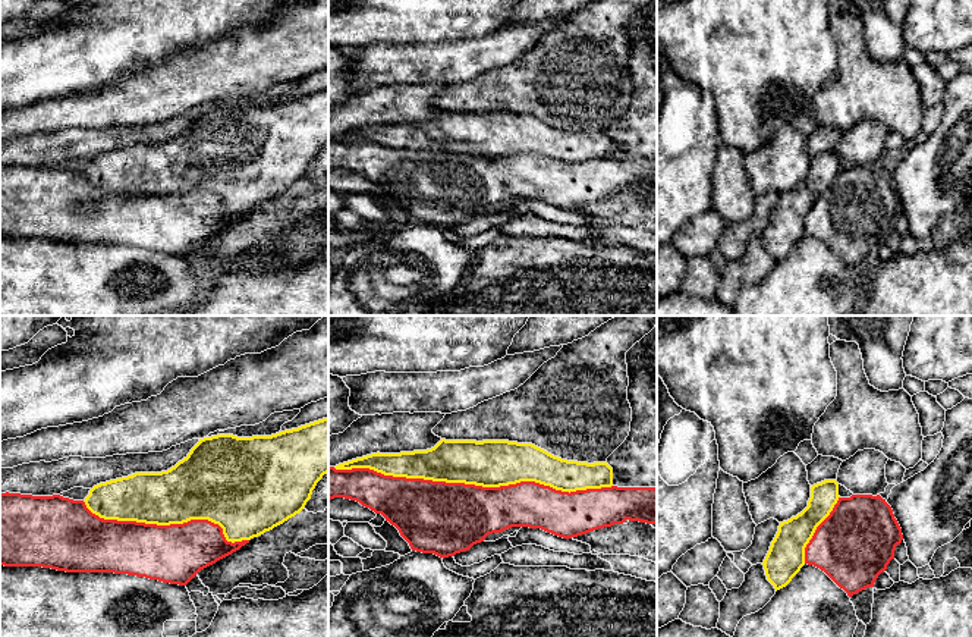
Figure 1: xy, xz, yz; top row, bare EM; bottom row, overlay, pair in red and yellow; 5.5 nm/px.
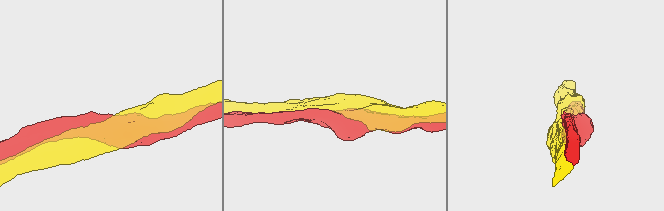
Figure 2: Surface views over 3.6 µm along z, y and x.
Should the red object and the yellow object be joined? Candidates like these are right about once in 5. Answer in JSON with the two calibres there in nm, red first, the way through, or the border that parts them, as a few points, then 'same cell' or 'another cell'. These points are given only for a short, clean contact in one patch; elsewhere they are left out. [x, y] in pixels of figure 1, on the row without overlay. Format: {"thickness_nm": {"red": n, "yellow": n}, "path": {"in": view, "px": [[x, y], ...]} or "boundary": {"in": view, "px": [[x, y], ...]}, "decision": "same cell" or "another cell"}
{"thickness_nm": {"red": 400, "yellow": 260}, "decision": "another cell"}

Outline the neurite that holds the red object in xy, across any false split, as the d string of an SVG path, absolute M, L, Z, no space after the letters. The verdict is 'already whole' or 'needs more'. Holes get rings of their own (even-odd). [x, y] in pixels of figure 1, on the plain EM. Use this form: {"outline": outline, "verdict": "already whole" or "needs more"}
{"outline": "M0 164L0 236L4 238L43 238L66 244L114 244L186 257L201 241L232 226L246 214L249 211L227 213L223 200L208 191L191 191L170 197L104 191L92 185L84 172L60 166Z", "verdict": "already whole"}

